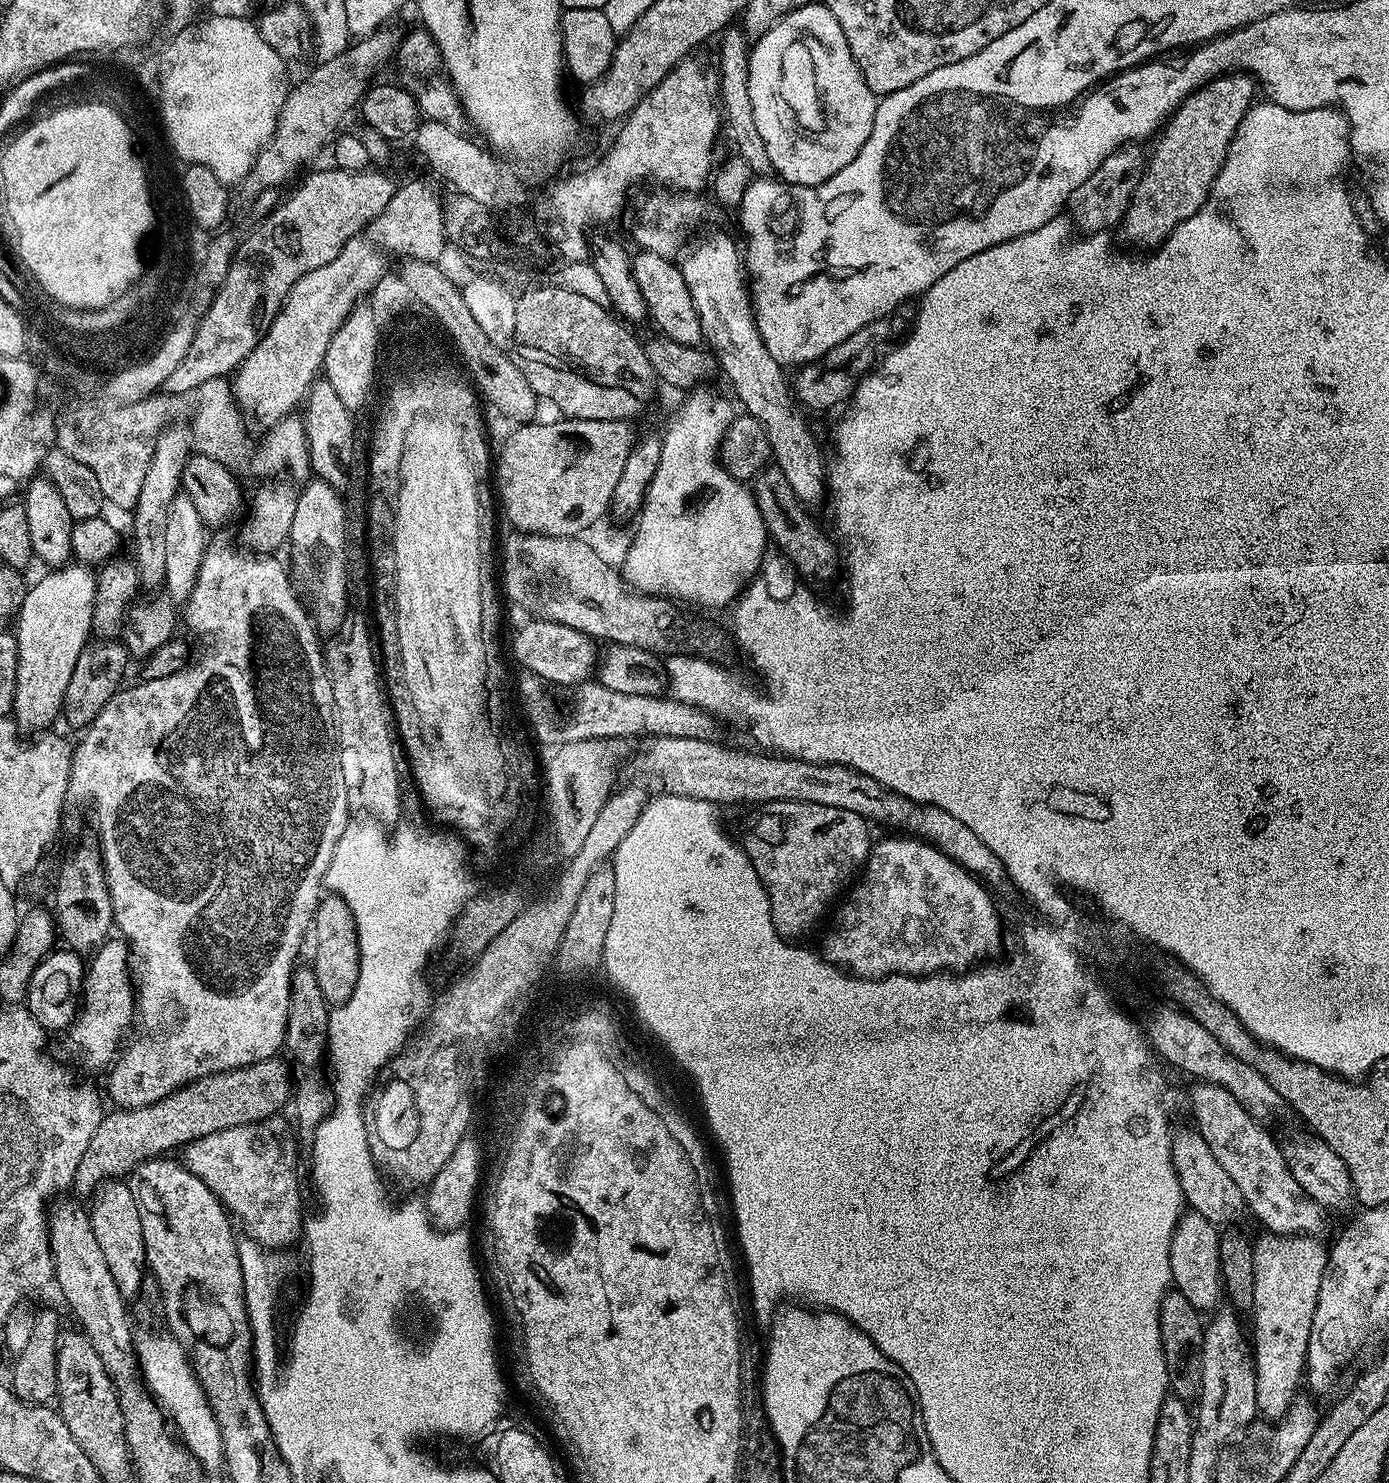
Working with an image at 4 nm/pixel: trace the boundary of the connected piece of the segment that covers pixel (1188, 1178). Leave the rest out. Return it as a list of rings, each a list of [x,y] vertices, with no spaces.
[[[1195,1130],[1177,1131],[1173,1135],[1172,1165],[1178,1182],[1182,1186],[1185,1205],[1191,1211],[1202,1214],[1202,1218],[1206,1218],[1211,1224],[1217,1226],[1239,1225],[1239,1220],[1246,1216],[1242,1190],[1238,1190],[1234,1178],[1230,1178],[1230,1174],[1226,1174],[1226,1170],[1222,1170],[1222,1166],[1218,1166],[1214,1154],[1210,1154],[1210,1146],[1206,1146],[1206,1142],[1200,1137],[1199,1132]]]

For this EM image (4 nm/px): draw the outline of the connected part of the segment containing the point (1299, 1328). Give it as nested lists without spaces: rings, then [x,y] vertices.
[[[1264,1234],[1260,1241],[1256,1240],[1253,1254],[1254,1264],[1254,1302],[1250,1313],[1250,1347],[1252,1363],[1256,1369],[1256,1411],[1261,1417],[1279,1422],[1292,1408],[1297,1399],[1296,1391],[1306,1376],[1308,1363],[1308,1343],[1310,1342],[1310,1326],[1314,1318],[1314,1310],[1324,1272],[1328,1269],[1327,1247],[1316,1241],[1311,1235],[1273,1236]]]

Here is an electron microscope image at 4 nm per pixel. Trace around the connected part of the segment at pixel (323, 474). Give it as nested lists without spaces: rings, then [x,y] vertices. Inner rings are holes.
[[[323,378],[317,379],[308,389],[303,408],[304,439],[308,442],[308,462],[311,471],[319,479],[330,482],[330,486],[341,490],[347,489],[348,467],[356,456],[356,428],[352,425],[353,413],[349,412],[347,406],[338,399],[334,386],[330,386],[330,382]]]

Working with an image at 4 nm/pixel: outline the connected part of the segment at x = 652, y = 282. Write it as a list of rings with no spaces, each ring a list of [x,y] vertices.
[[[643,250],[637,251],[631,257],[631,261],[634,282],[638,282],[638,290],[642,290],[642,298],[646,298],[651,323],[656,323],[655,327],[670,339],[682,344],[699,345],[702,337],[698,310],[694,310],[690,290],[682,278],[679,267],[669,257]]]

